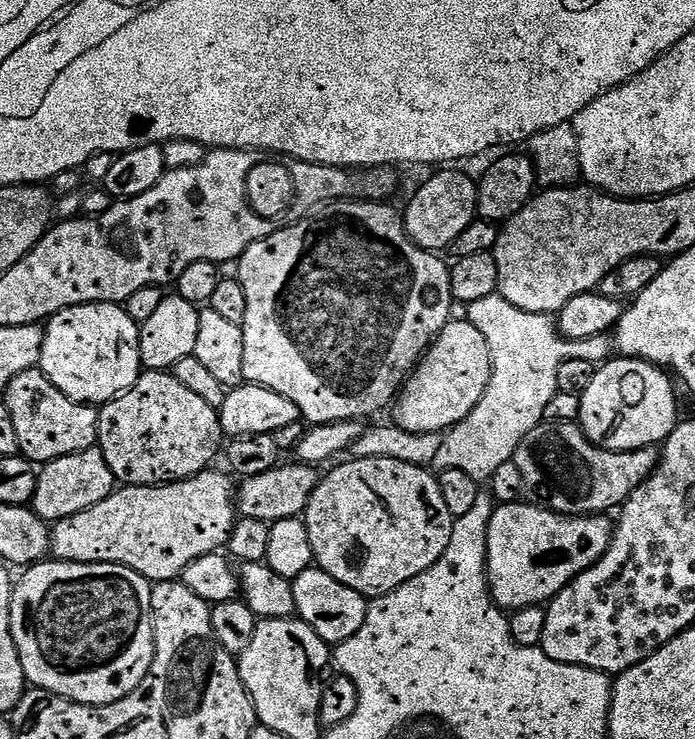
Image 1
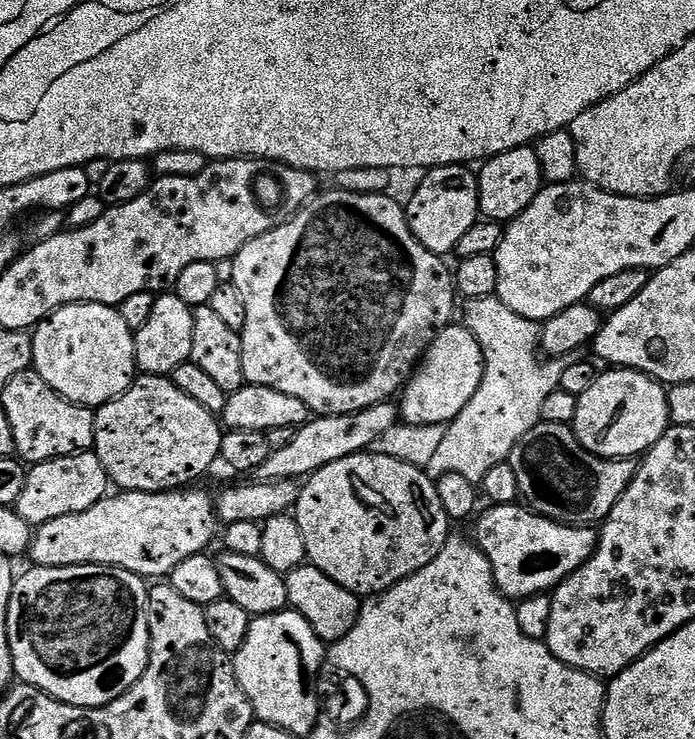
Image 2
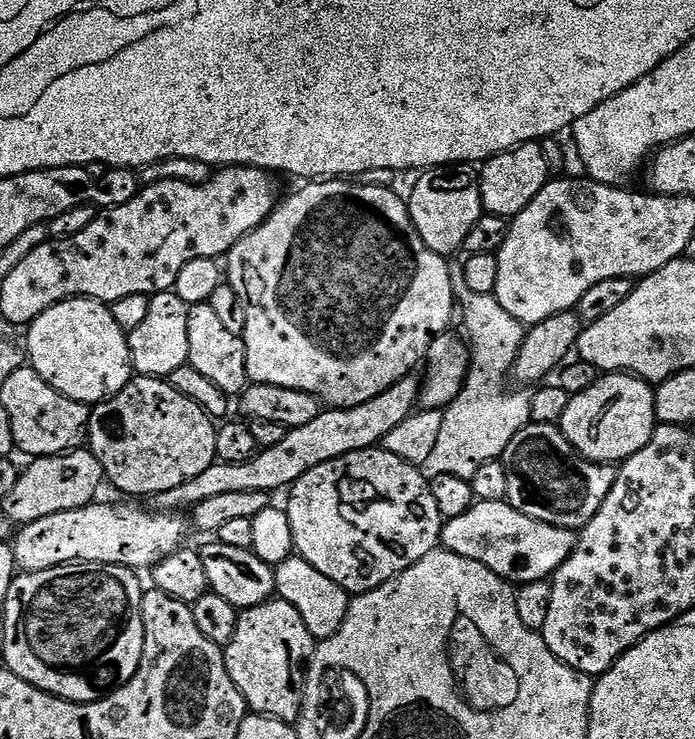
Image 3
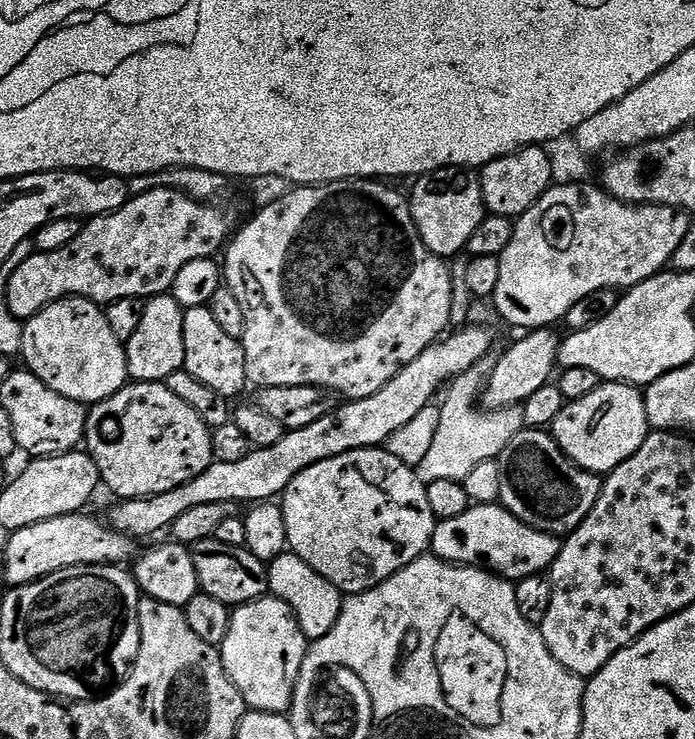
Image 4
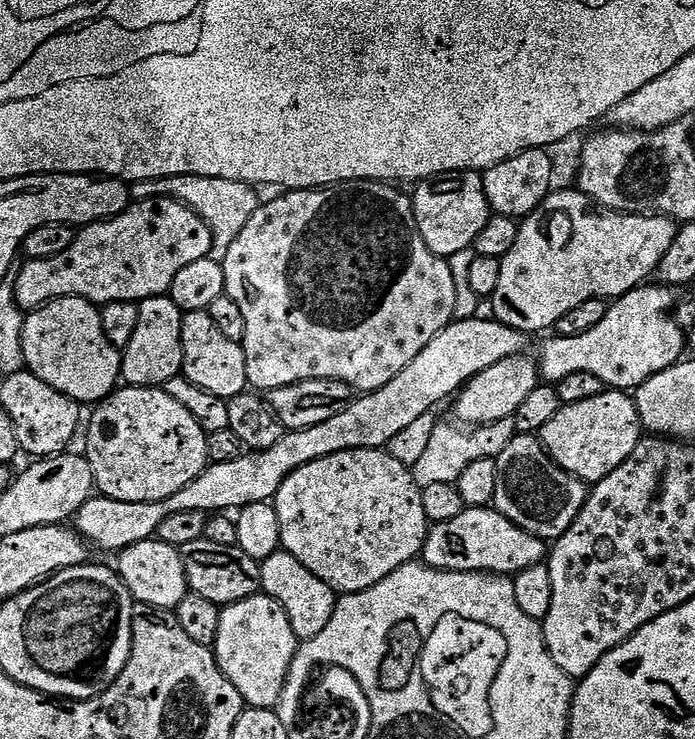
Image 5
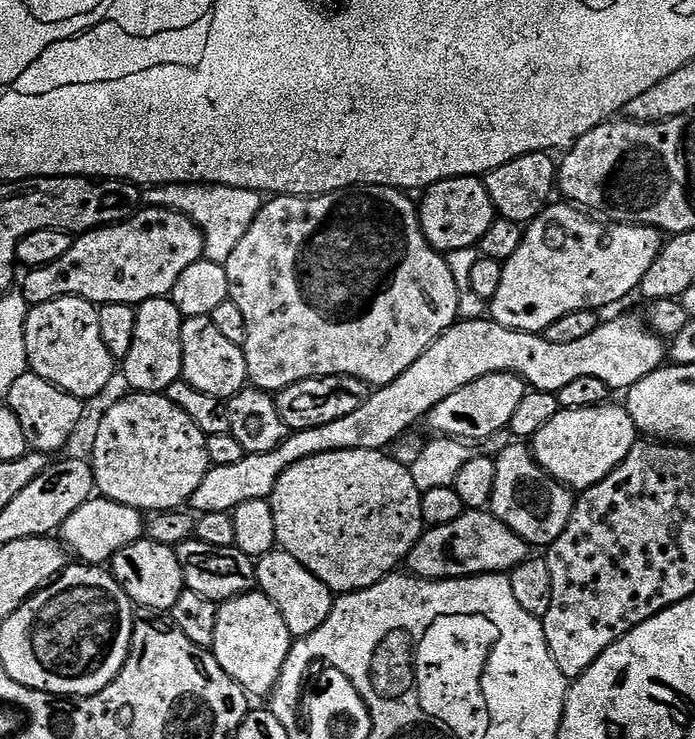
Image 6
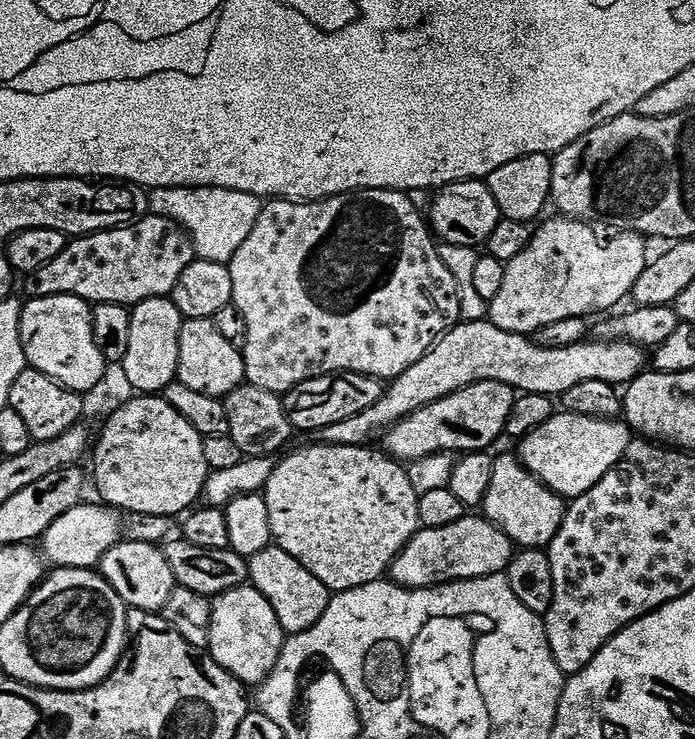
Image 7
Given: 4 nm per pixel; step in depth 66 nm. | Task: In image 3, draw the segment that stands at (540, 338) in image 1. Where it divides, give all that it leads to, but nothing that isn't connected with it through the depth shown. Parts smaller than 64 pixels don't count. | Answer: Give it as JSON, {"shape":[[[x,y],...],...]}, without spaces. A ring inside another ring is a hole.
{"shape":[[[464,290],[459,293],[458,302],[465,314],[462,328],[465,333],[468,332],[466,340],[470,345],[468,377],[458,398],[454,398],[454,402],[443,409],[438,442],[430,458],[423,464],[422,471],[429,478],[454,474],[463,480],[471,480],[478,466],[501,459],[514,434],[528,425],[532,397],[524,390],[516,390],[520,392],[513,396],[500,396],[504,392],[504,379],[507,376],[509,379],[520,353],[525,325],[520,324],[518,318],[510,318],[510,314],[502,310],[495,294],[474,294]]]}

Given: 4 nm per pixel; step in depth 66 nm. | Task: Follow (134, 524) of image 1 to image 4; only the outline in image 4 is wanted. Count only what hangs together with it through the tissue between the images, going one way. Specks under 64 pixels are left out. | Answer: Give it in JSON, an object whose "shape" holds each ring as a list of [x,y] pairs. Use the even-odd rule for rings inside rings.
{"shape":[[[73,514],[70,516],[59,516],[42,522],[34,522],[34,526],[19,528],[7,538],[8,545],[4,548],[4,580],[5,585],[19,586],[32,584],[44,576],[54,574],[58,570],[77,568],[79,564],[115,564],[123,565],[123,560],[131,561],[134,556],[132,552],[133,537],[124,536],[121,532],[115,532],[111,526],[106,526],[103,519],[95,520],[89,514]]]}

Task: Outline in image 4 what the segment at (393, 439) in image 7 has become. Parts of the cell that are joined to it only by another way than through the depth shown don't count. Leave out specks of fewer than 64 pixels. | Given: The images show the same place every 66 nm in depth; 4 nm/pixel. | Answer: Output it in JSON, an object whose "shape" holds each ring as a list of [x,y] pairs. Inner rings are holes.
{"shape":[[[546,327],[521,335],[524,337],[517,344],[510,345],[501,356],[500,361],[497,359],[493,363],[492,373],[488,375],[488,383],[484,385],[482,393],[482,404],[485,409],[514,408],[523,405],[524,400],[530,398],[530,394],[534,394],[537,390],[542,390],[542,386],[550,383],[558,368],[558,349],[561,342],[561,337],[559,335],[555,336],[552,332],[555,331],[551,327]]]}

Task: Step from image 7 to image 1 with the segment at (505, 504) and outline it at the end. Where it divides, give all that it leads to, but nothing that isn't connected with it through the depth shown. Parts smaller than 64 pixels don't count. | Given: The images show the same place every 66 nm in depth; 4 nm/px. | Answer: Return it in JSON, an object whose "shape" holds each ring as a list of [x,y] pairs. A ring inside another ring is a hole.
{"shape":[[[542,422],[522,438],[514,459],[522,473],[525,493],[539,507],[563,516],[598,516],[628,501],[660,463],[660,452],[655,447],[611,452],[592,444],[579,423]]]}

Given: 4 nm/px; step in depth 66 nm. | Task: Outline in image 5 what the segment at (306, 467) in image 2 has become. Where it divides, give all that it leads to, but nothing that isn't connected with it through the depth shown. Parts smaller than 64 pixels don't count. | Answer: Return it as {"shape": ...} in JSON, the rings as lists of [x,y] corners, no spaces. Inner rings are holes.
{"shape":[[[495,318],[480,319],[453,319],[451,324],[446,325],[432,339],[430,346],[426,346],[426,350],[422,350],[422,354],[418,354],[418,358],[414,358],[414,362],[410,362],[410,366],[406,366],[406,370],[402,370],[402,374],[398,374],[398,378],[390,378],[390,382],[386,382],[386,386],[373,392],[357,395],[352,403],[347,404],[338,414],[334,414],[334,418],[326,418],[326,422],[318,422],[318,426],[310,426],[297,432],[285,431],[281,440],[275,442],[274,446],[269,449],[261,452],[245,451],[238,458],[234,458],[234,462],[209,463],[201,476],[194,478],[194,482],[182,486],[182,490],[178,490],[170,498],[158,502],[118,502],[111,500],[108,496],[93,495],[92,499],[86,501],[76,513],[74,517],[75,531],[79,532],[89,545],[95,546],[97,544],[98,547],[105,548],[112,554],[119,554],[124,548],[134,546],[143,540],[153,539],[159,533],[162,522],[166,522],[166,518],[170,518],[170,514],[178,514],[178,510],[202,510],[209,514],[228,514],[251,504],[267,504],[275,501],[282,482],[286,482],[286,478],[290,478],[290,474],[294,474],[294,470],[298,470],[318,458],[326,458],[330,454],[338,454],[346,450],[358,450],[359,448],[384,448],[396,434],[401,434],[402,430],[406,430],[406,426],[415,422],[420,415],[432,412],[436,408],[434,407],[435,404],[442,403],[447,396],[449,398],[455,397],[469,380],[482,374],[482,370],[490,370],[490,366],[494,366],[494,362],[502,362],[502,358],[517,356],[525,351],[525,333],[506,326]]]}

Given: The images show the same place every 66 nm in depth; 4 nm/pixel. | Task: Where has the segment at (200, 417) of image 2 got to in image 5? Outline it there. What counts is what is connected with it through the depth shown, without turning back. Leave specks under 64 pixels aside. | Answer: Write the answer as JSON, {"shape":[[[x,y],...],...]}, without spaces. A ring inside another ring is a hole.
{"shape":[[[131,386],[117,387],[112,395],[101,403],[95,405],[91,409],[92,417],[87,417],[86,432],[88,428],[88,437],[84,440],[83,451],[86,453],[88,465],[92,467],[92,482],[98,489],[99,495],[108,496],[111,500],[118,502],[158,502],[170,498],[178,490],[182,490],[182,486],[186,486],[190,482],[194,482],[194,478],[198,478],[204,473],[210,461],[208,459],[208,451],[206,450],[206,442],[208,441],[208,433],[202,430],[202,426],[198,426],[198,422],[194,422],[194,414],[190,414],[190,410],[186,410],[180,403],[174,402],[174,398],[170,398],[170,394],[166,394],[163,387],[159,388],[134,388]]]}

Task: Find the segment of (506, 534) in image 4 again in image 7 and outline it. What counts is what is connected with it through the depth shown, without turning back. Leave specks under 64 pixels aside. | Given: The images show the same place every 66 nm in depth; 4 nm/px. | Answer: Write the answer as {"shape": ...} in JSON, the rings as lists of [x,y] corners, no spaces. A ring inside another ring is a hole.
{"shape":[[[465,514],[458,522],[452,523],[451,526],[438,526],[437,528],[421,528],[419,532],[414,533],[410,542],[401,552],[396,555],[390,569],[390,579],[393,584],[400,584],[403,588],[434,588],[438,584],[452,584],[455,580],[473,580],[483,576],[498,576],[507,573],[508,564],[512,561],[514,555],[514,545],[512,539],[504,533],[501,528],[494,526],[488,520],[485,520],[480,514]]]}

